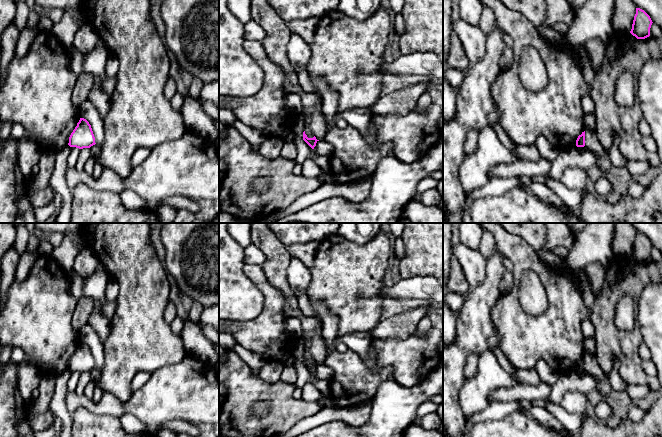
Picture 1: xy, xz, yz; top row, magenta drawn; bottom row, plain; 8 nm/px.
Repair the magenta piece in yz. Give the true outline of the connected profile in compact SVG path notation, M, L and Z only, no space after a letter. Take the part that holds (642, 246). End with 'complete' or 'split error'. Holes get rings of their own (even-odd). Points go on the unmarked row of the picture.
M636 232L636 238L630 257L637 263L645 263L650 260L652 247L650 240L644 234Z; complete

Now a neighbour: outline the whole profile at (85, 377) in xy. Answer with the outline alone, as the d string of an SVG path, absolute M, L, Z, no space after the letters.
M90 372L80 373L80 378L75 389L75 393L81 397L84 395L84 389L89 382L93 381Z

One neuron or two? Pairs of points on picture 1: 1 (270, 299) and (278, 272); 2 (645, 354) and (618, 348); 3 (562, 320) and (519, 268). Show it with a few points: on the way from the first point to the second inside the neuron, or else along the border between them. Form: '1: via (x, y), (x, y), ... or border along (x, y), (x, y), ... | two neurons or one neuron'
1: border along (261, 267), (266, 279), (283, 295), (283, 309) | two neurons
2: border along (643, 341), (639, 346), (639, 357), (642, 360) | two neurons
3: via (562, 302), (562, 292), (537, 267) | one neuron

